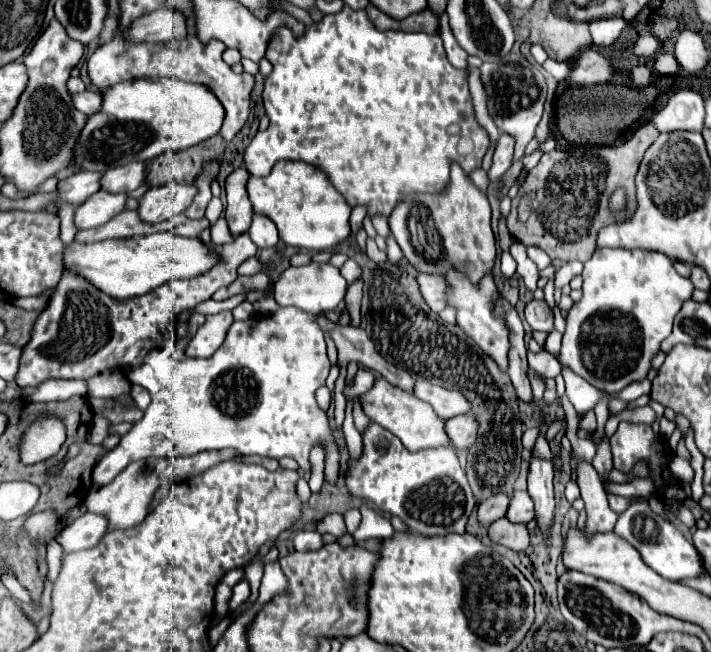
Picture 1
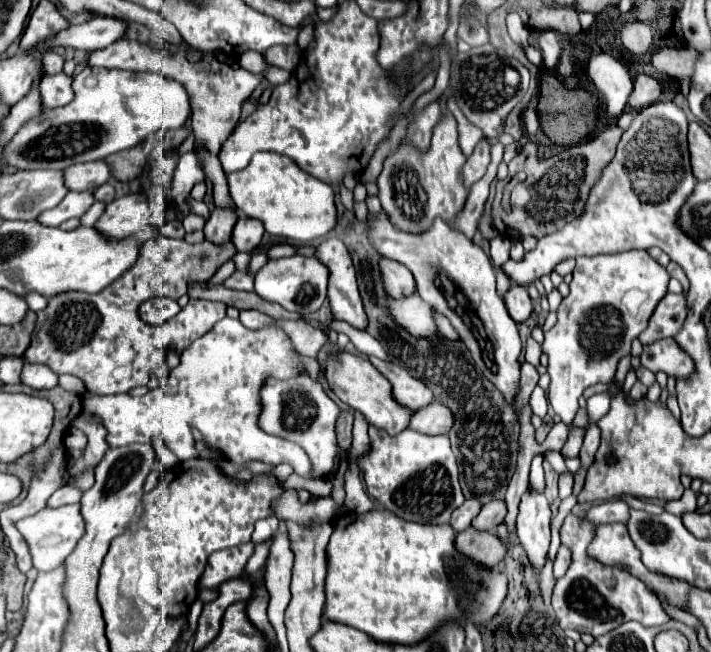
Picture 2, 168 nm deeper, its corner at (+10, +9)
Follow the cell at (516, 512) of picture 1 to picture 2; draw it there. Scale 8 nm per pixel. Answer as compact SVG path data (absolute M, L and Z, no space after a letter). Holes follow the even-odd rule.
M504 501L486 503L486 505L482 507L482 511L474 517L472 527L478 529L478 531L490 531L490 533L494 533L496 527L502 523L504 515L506 515L506 505L504 505Z

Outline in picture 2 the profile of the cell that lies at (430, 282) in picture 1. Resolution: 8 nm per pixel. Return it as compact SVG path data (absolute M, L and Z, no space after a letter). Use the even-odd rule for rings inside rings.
M382 257L378 261L378 269L386 295L408 295L410 291L416 291L414 277L410 275L410 271L406 271L406 267Z

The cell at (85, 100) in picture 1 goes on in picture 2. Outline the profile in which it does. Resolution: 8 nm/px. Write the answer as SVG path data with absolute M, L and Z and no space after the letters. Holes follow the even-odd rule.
M56 73L56 75L46 75L40 81L40 103L46 109L62 107L72 99L72 77L66 73Z

